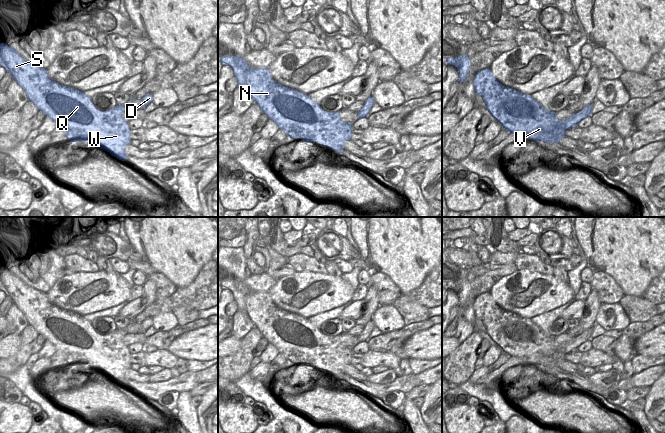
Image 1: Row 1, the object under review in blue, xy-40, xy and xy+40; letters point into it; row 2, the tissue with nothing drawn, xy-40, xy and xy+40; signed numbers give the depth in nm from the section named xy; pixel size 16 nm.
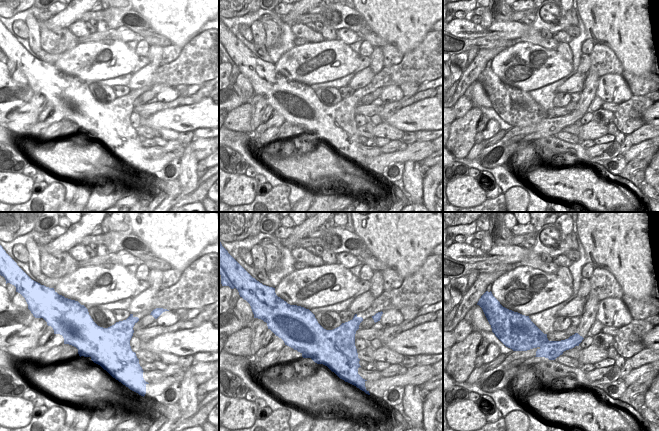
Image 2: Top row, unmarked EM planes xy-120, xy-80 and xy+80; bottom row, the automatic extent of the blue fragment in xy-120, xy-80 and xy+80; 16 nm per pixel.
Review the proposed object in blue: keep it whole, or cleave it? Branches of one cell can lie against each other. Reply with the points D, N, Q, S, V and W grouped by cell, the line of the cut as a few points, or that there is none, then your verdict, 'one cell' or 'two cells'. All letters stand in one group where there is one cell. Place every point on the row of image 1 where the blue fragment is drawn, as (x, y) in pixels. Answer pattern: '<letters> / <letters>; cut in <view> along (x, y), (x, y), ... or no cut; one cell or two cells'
D / N Q S V W; cut in xy+40 along (563, 120), (565, 129); two cells

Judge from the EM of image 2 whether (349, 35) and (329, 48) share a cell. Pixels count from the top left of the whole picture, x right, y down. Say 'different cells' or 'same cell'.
different cells

